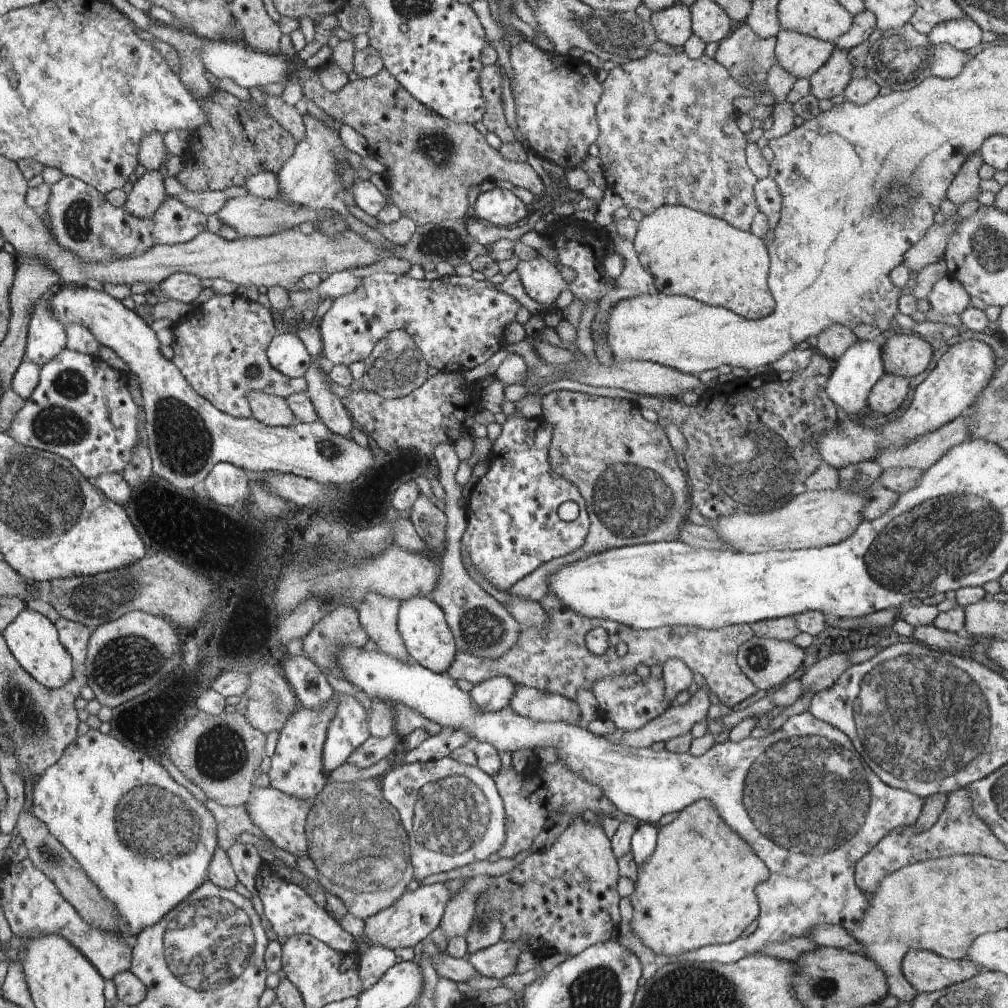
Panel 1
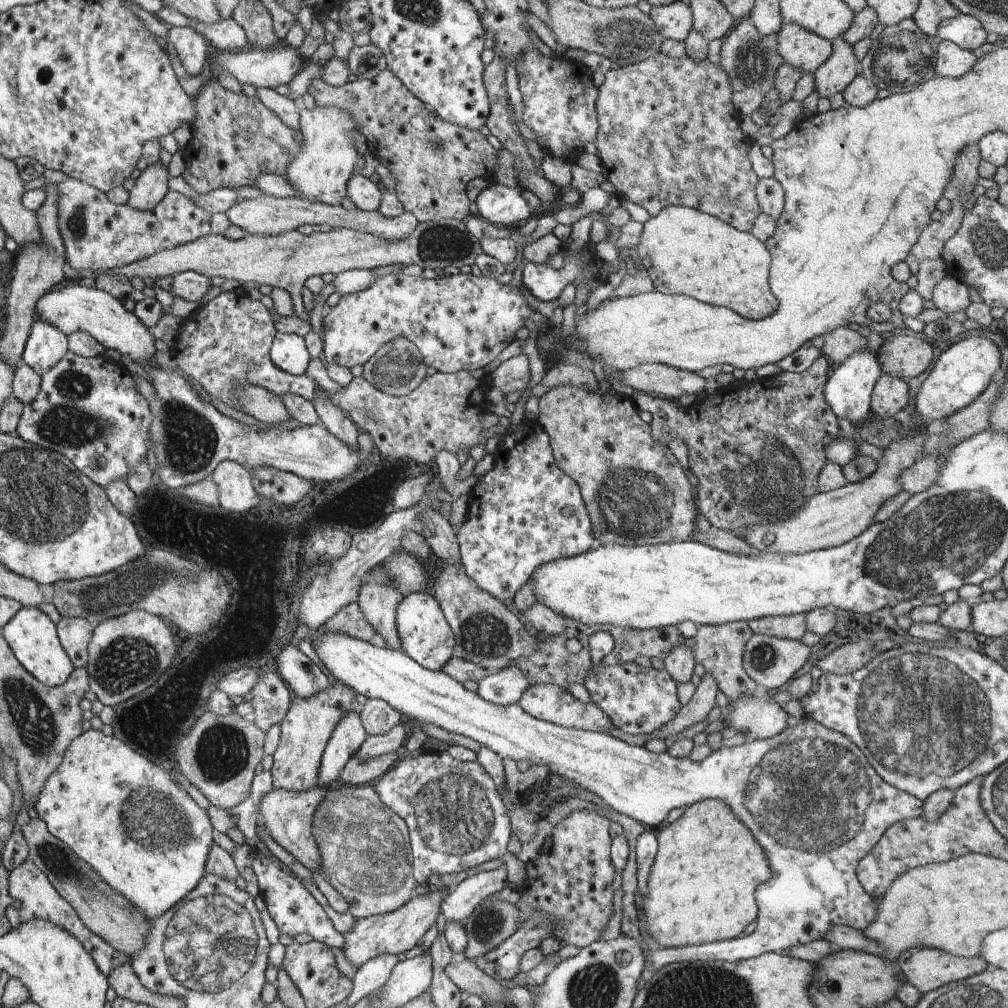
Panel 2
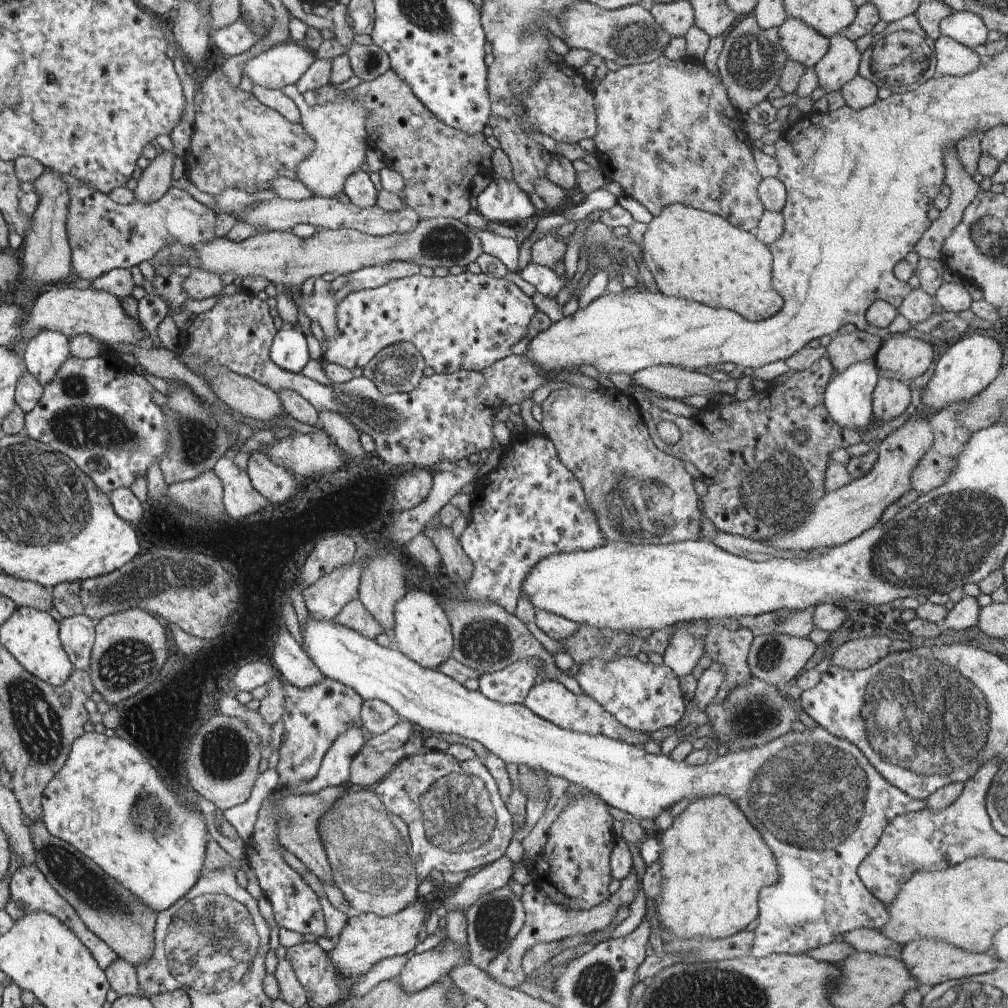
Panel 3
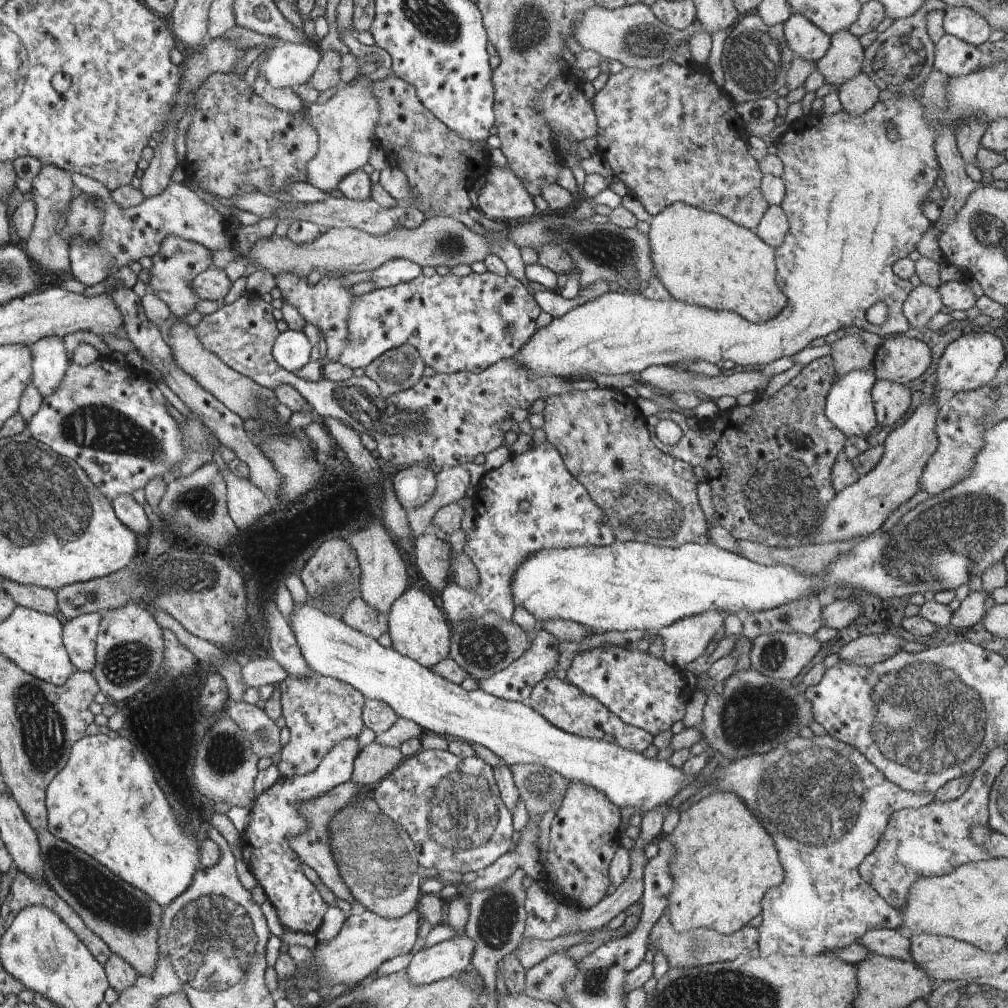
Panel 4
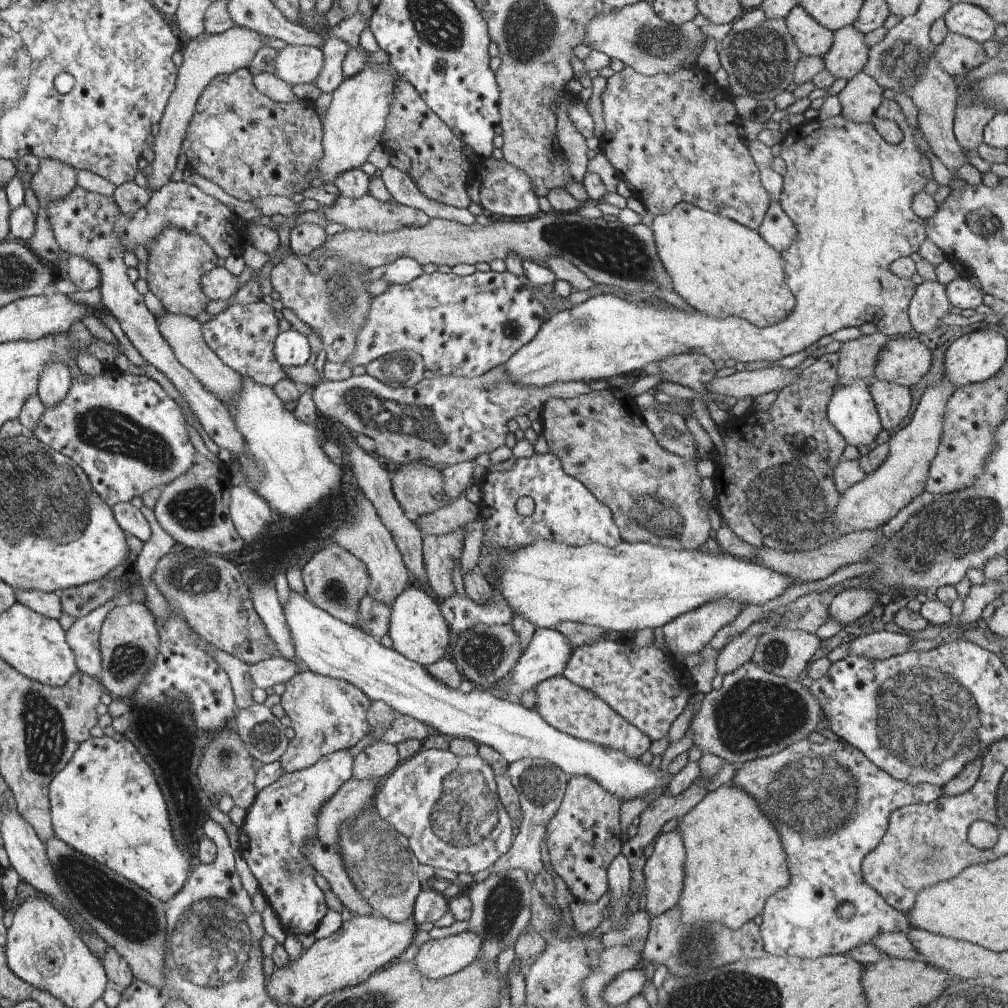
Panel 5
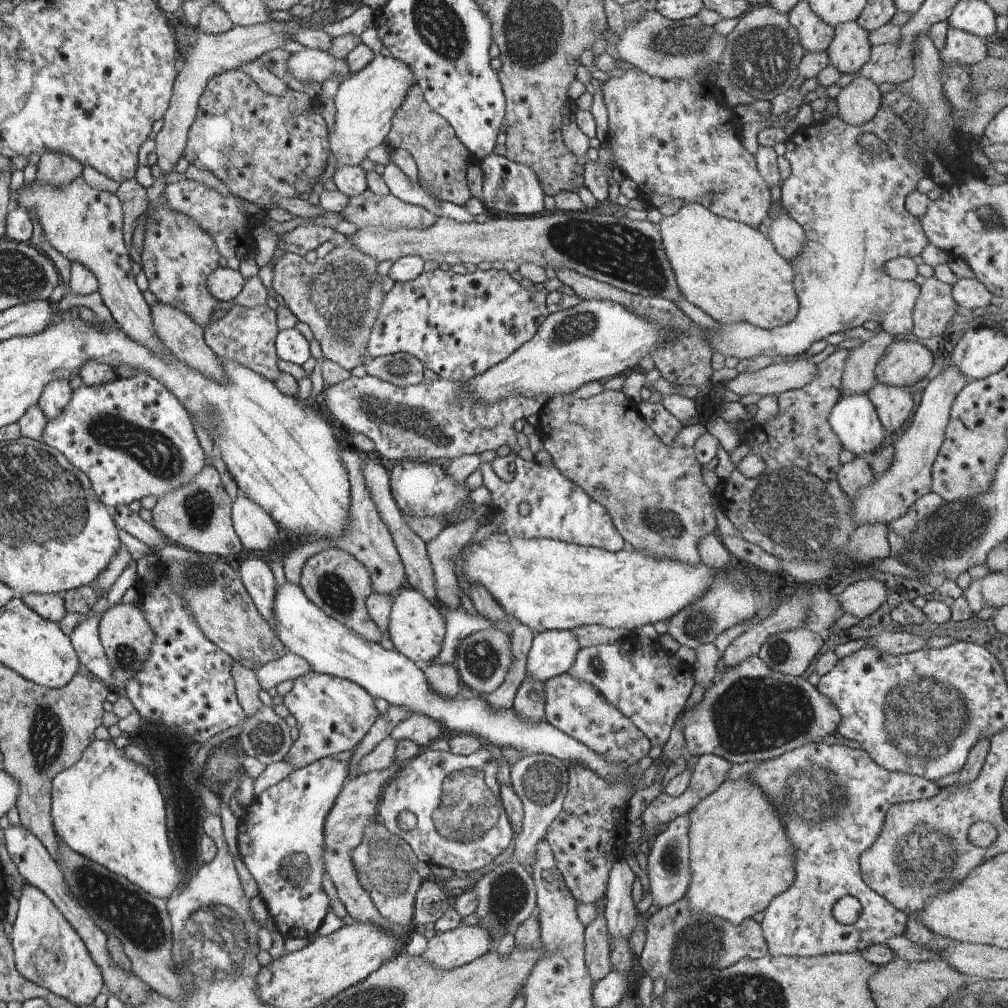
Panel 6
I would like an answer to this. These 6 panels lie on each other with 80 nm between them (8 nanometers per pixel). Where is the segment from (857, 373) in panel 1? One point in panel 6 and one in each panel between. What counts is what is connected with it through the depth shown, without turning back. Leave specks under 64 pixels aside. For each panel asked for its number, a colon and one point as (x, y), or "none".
2: (849, 387)
3: (848, 398)
4: (849, 406)
5: (852, 411)
6: (855, 420)

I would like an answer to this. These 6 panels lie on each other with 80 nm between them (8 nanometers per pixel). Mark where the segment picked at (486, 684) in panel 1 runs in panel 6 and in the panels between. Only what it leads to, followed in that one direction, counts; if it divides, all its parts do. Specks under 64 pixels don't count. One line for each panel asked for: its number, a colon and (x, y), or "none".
2: (503, 687)
3: (512, 684)
4: (515, 683)
5: (546, 656)
6: (553, 652)

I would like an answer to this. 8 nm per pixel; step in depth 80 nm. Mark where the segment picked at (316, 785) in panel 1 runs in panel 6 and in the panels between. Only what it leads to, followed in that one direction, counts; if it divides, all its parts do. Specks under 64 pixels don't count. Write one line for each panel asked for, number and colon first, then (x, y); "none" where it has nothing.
2: (307, 729)
3: (317, 715)
4: (321, 712)
5: (327, 714)
6: (333, 715)

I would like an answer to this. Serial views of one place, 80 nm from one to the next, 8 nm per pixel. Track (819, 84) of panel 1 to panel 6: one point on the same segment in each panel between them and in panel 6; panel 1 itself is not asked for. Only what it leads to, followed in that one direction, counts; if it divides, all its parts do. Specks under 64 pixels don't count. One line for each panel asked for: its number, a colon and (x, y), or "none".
2: (841, 67)
3: (840, 64)
4: (843, 60)
5: (848, 54)
6: (850, 49)

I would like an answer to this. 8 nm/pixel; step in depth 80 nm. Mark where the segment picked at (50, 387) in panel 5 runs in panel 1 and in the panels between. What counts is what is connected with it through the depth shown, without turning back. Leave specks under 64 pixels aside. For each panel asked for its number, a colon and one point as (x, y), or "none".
1: (46, 337)
2: (47, 344)
3: (44, 356)
4: (50, 360)

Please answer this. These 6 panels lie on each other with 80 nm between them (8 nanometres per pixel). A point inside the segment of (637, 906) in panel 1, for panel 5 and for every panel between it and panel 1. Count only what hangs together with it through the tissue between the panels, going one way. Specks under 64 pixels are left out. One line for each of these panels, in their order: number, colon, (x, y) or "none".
2: (701, 888)
3: (714, 862)
4: (726, 860)
5: (735, 860)

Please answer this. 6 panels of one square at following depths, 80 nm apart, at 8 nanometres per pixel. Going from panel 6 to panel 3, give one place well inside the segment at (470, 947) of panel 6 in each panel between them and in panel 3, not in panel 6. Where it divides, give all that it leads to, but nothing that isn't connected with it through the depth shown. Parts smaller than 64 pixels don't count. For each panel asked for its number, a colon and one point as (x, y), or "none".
3: (423, 969)
4: (451, 957)
5: (437, 958)

